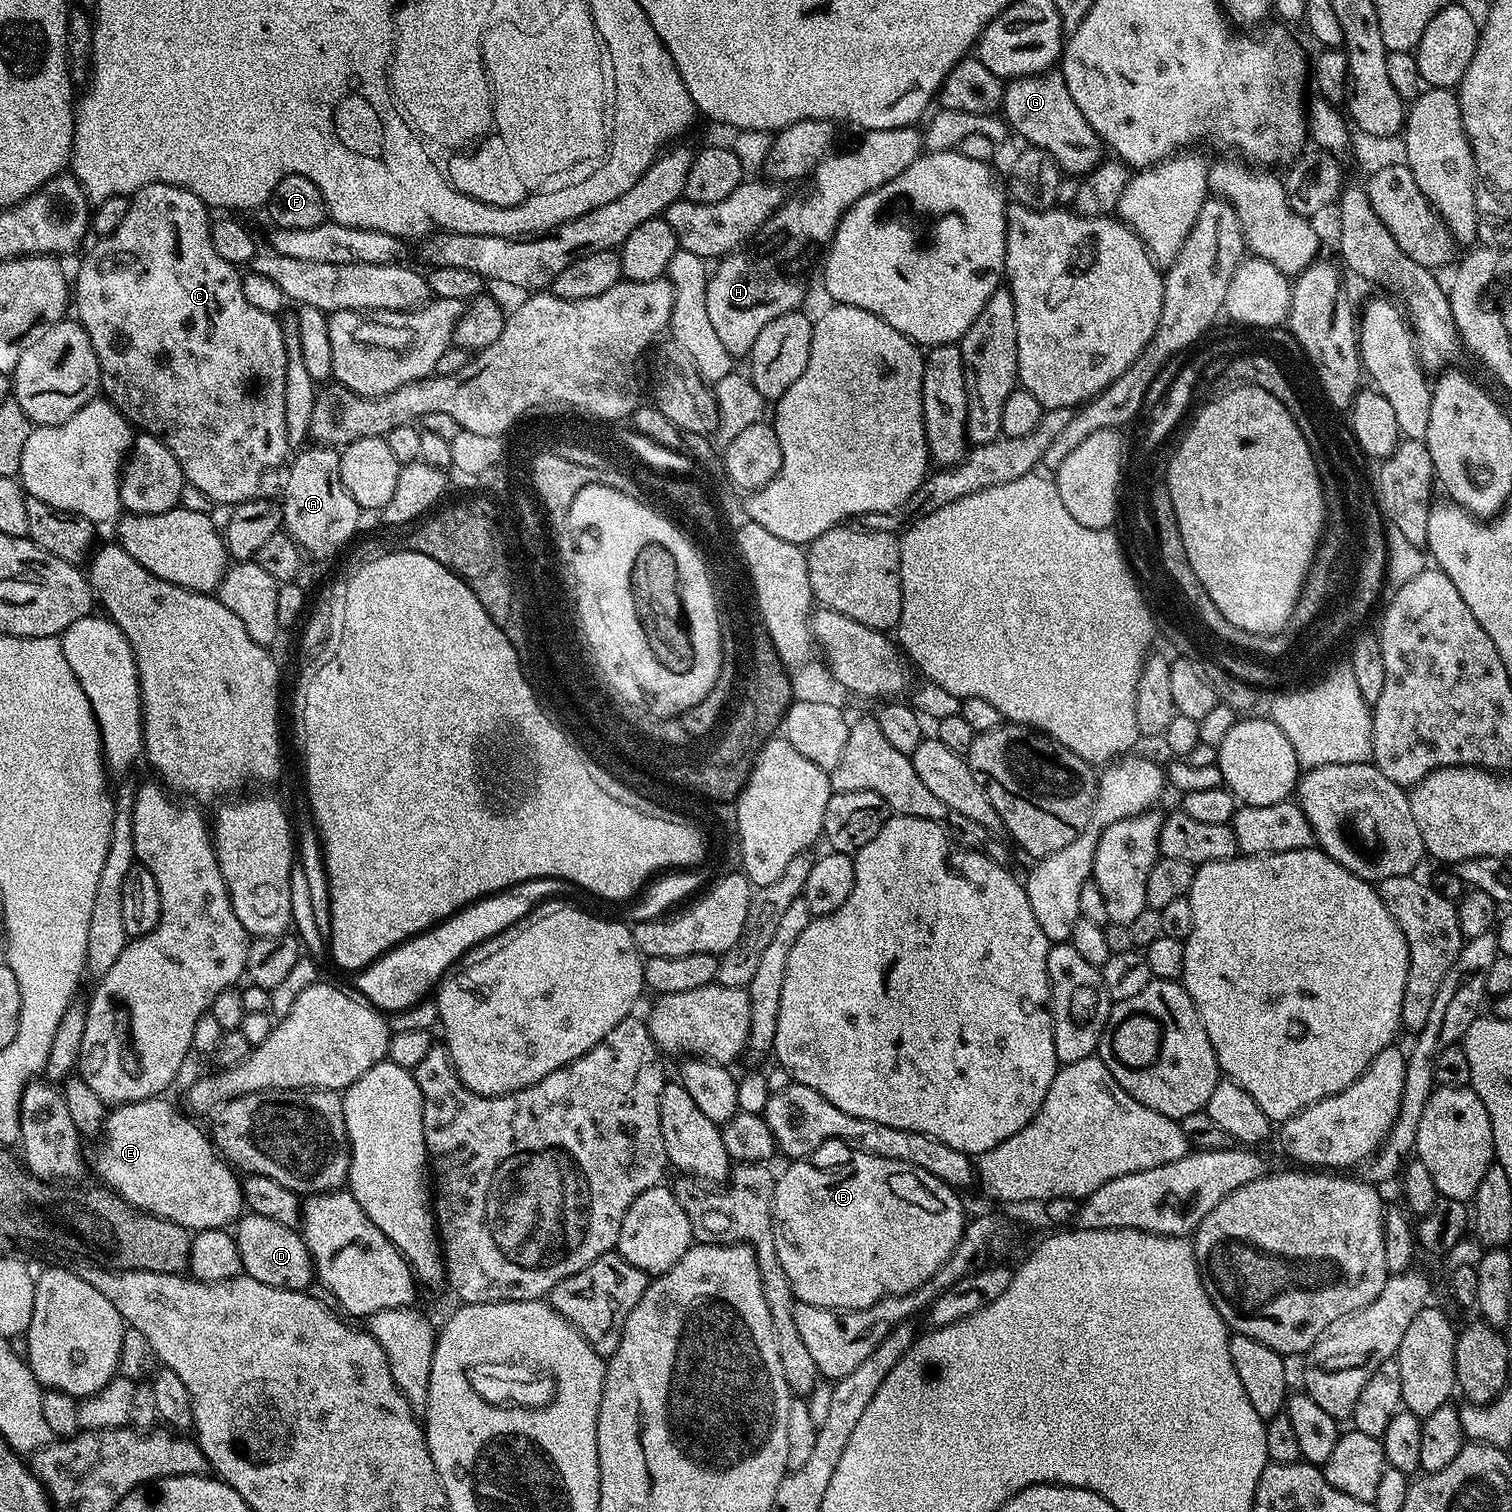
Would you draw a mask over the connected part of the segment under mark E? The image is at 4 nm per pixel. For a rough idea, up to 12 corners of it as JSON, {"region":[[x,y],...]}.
{"region":[[164,1098],[107,1113],[103,1183],[201,1232],[245,1211],[237,1173]]}

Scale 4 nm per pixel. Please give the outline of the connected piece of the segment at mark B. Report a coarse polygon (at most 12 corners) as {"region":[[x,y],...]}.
{"region":[[856,1152],[775,1177],[801,1304],[869,1308],[952,1257],[957,1189]]}

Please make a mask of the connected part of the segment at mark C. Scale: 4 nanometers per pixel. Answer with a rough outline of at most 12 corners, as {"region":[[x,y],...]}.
{"region":[[142,186],[74,276],[100,387],[213,505],[290,456],[281,321]]}

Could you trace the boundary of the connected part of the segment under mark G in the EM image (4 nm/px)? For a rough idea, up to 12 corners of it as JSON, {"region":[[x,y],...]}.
{"region":[[1060,70],[1004,84],[1002,115],[1061,173],[1102,163],[1102,141]]}

